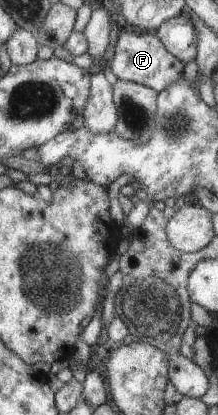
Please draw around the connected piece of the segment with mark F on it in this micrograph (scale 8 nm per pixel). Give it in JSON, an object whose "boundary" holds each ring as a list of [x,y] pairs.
{"boundary":[[[120,26],[114,35],[113,44],[115,45],[113,58],[109,62],[112,72],[119,80],[146,85],[160,92],[171,84],[176,84],[183,76],[184,63],[165,49],[155,33],[135,33],[135,31],[126,31],[125,27]]]}

